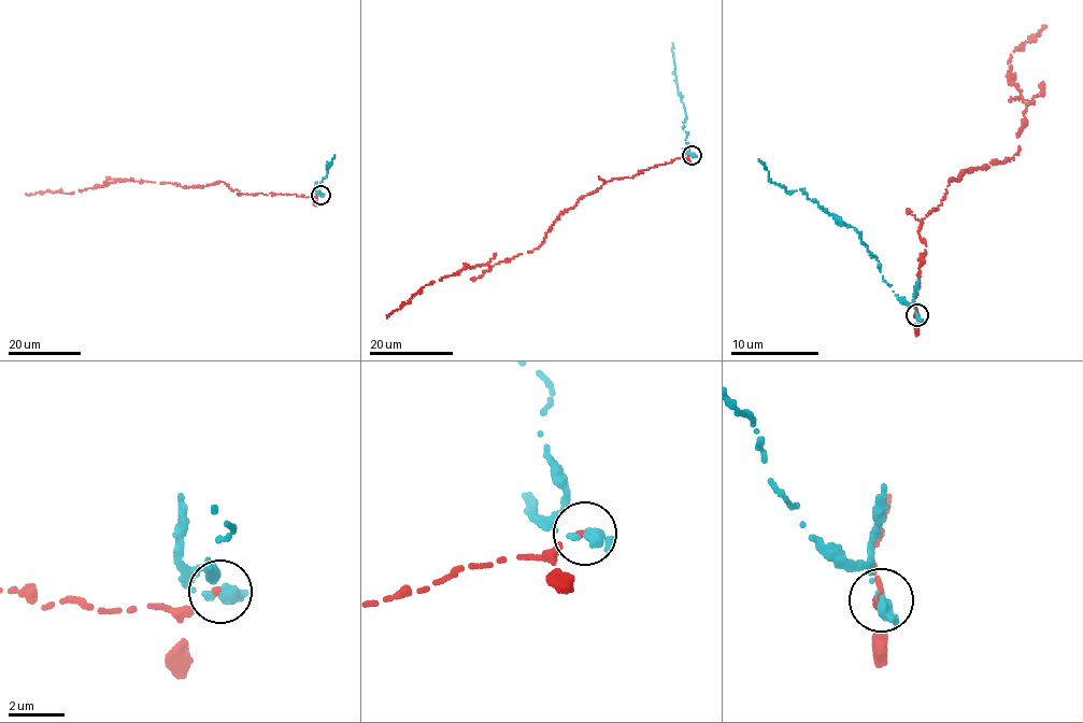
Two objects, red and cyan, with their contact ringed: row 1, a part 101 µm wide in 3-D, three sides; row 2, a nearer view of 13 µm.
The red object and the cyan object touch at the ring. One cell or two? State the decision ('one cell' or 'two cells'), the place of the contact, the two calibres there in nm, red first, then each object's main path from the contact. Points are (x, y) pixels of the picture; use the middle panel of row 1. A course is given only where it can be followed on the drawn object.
two cells | (692, 155) | 130/420 nm | red via (693, 154), (632, 176), (607, 182), (564, 212), (536, 250), (493, 266), (465, 267), (433, 281), (386, 317) | cyan via (693, 154), (687, 153), (687, 133), (683, 129), (686, 117), (674, 71), (673, 43)

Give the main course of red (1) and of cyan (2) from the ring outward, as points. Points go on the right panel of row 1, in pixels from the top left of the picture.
1: (916, 314), (926, 252), (921, 223), (938, 209), (949, 181), (1017, 154), (1027, 107), (1008, 61), (1046, 26)
2: (916, 314), (914, 305), (900, 300), (893, 292), (861, 236), (800, 189), (787, 192), (770, 181), (758, 159)

